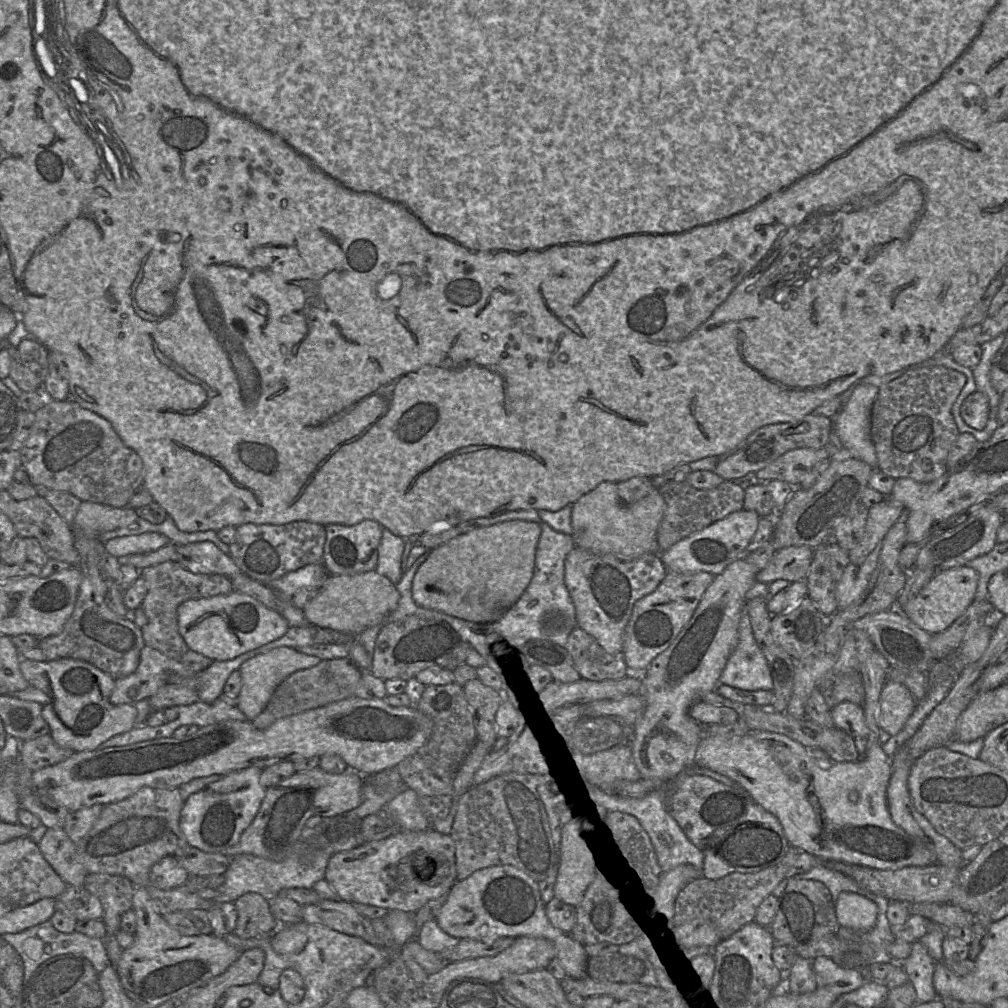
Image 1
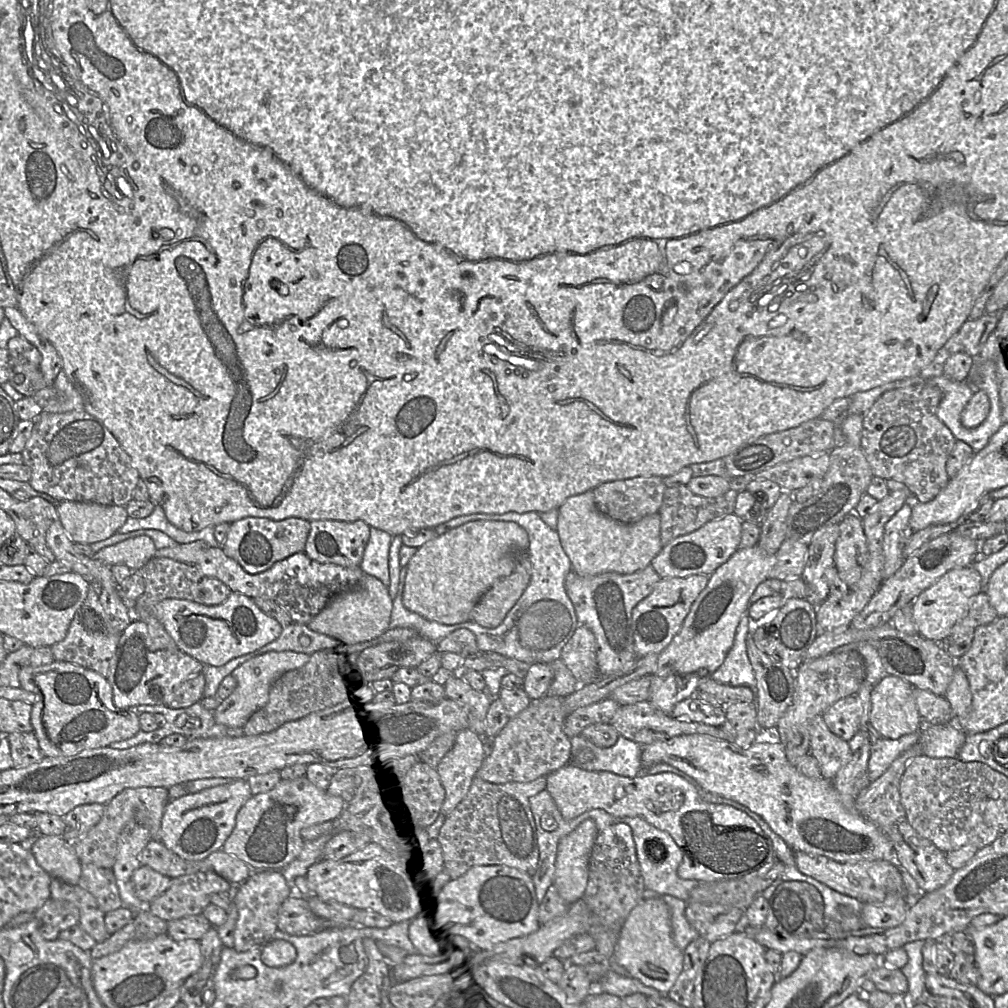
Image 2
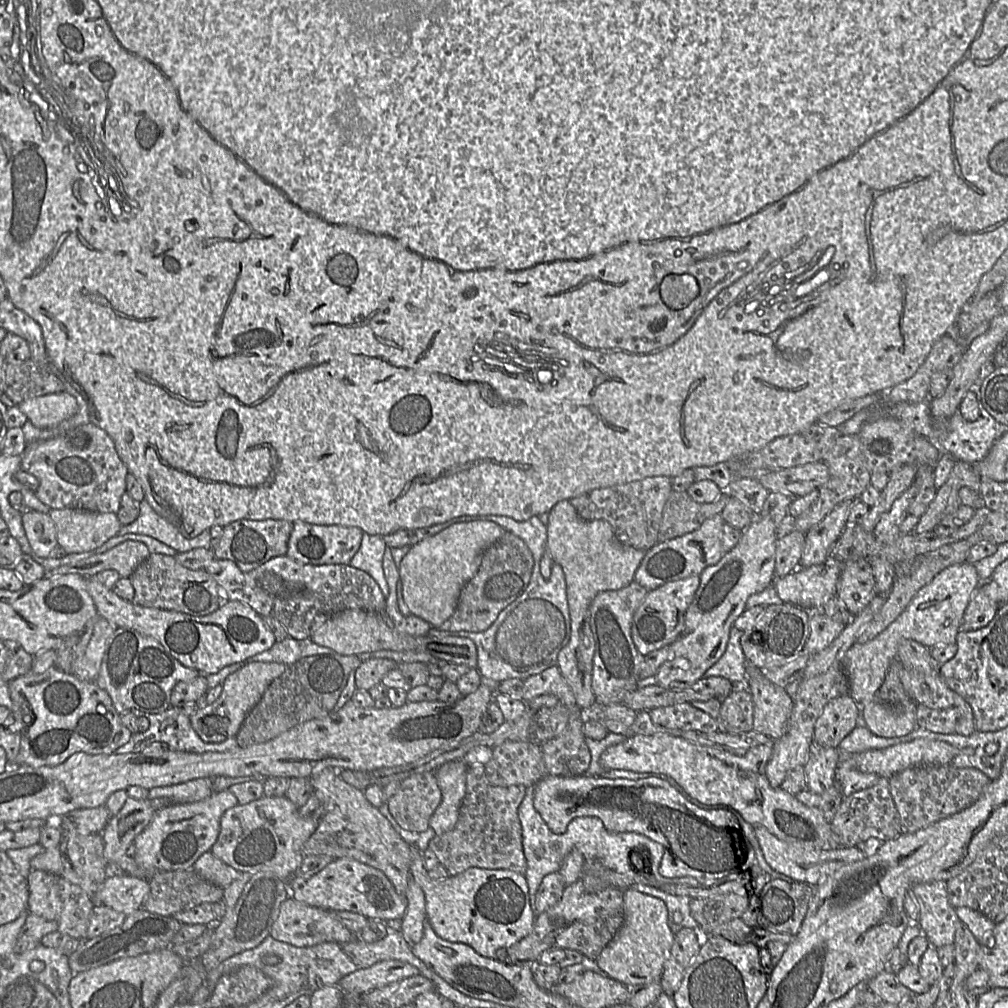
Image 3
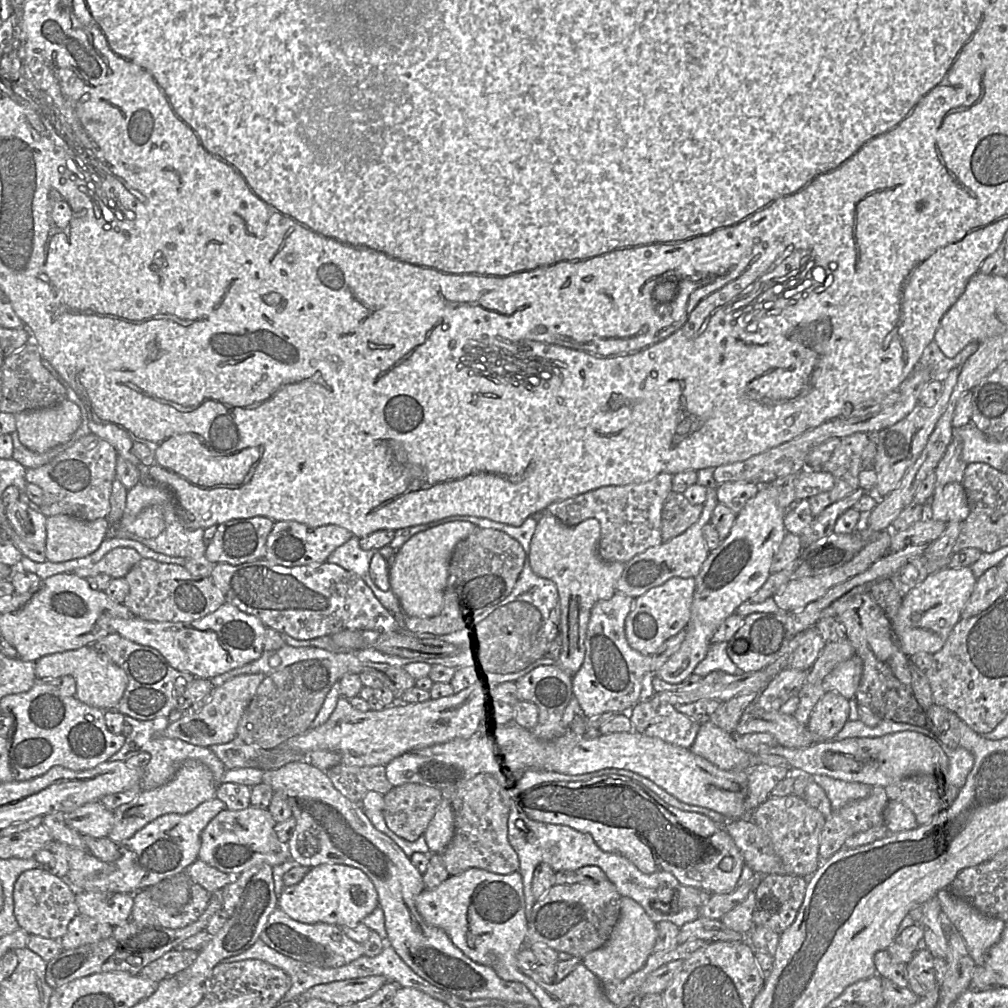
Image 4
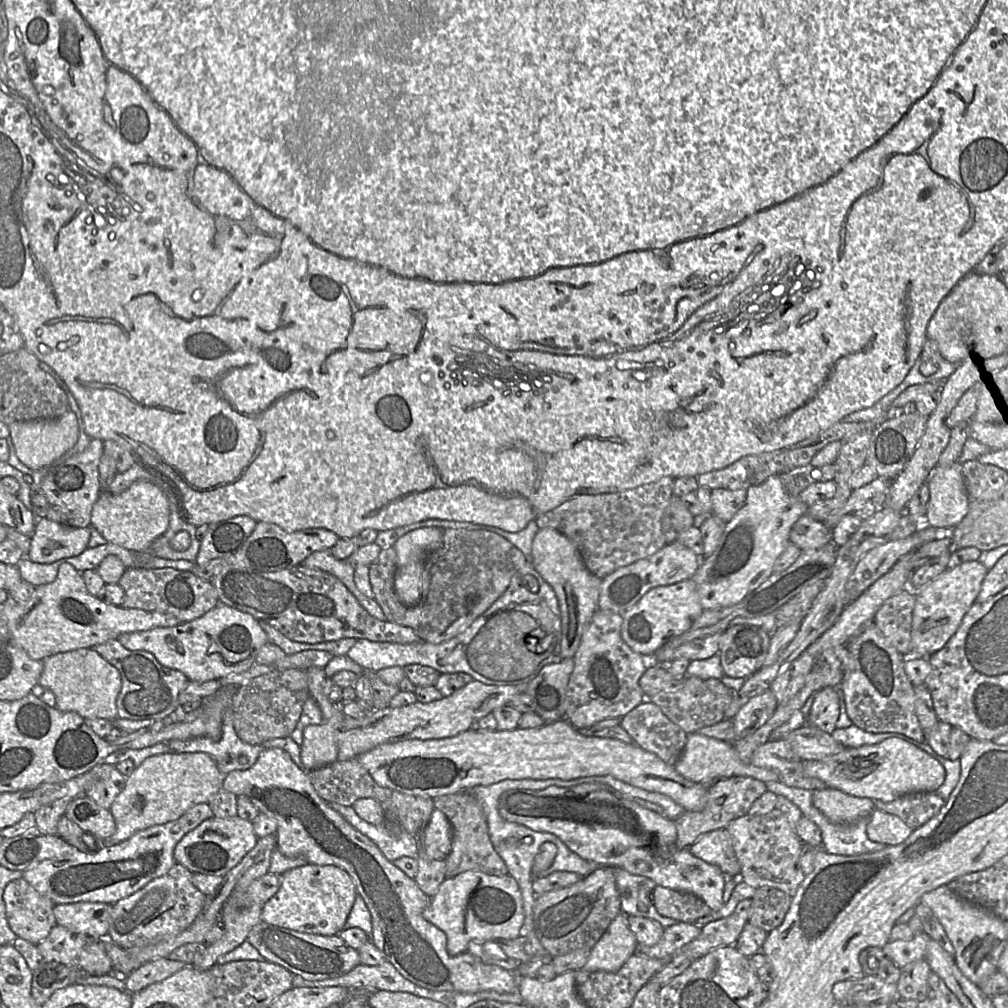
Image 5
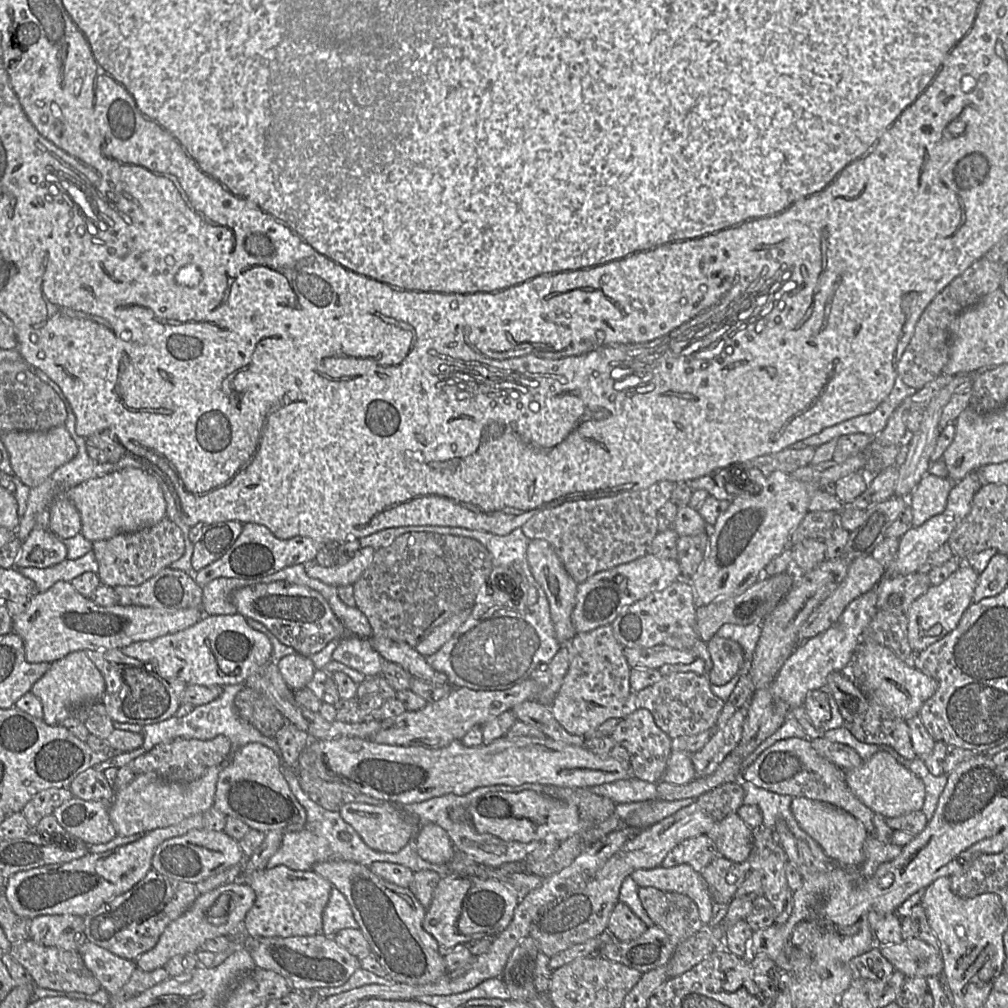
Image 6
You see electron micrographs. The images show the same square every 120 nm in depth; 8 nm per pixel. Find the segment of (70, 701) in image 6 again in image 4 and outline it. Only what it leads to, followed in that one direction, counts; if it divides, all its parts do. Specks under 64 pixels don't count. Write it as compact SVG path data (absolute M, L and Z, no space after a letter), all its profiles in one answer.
M92 645L45 655L35 662L35 673L37 680L53 679L65 675L73 676L76 681L74 696L81 702L102 710L116 710L128 683L125 671Z

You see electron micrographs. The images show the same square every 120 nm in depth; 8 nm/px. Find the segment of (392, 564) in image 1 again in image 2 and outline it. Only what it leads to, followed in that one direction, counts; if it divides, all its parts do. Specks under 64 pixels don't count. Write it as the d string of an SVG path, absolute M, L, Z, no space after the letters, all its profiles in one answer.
M370 526L370 537L365 547L360 568L378 578L386 587L390 585L389 550L392 536L384 530Z

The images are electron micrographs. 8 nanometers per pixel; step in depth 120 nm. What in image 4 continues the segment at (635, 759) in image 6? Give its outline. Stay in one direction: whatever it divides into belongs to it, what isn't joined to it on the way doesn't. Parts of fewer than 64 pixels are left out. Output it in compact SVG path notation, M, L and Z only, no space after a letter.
M651 698L639 701L629 711L629 717L635 731L683 748L691 747L701 726L700 723L678 712L673 705L662 704Z

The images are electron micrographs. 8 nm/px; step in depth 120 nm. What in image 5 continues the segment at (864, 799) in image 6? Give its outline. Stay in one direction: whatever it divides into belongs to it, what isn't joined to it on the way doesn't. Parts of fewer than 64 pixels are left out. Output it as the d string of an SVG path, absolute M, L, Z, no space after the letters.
M890 737L876 744L855 748L844 747L841 752L818 760L802 760L802 769L804 775L821 780L827 787L872 800L888 802L908 793L935 792L945 779L945 768L937 759L920 749L916 744L918 742L908 737L905 737L905 740Z

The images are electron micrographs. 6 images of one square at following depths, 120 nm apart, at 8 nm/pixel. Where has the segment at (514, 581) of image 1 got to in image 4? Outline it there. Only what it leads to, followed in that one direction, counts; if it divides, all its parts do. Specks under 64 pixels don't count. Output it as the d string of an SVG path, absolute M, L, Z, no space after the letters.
M453 521L441 524L439 526L434 526L432 528L429 528L425 531L419 532L415 535L413 535L408 541L406 541L395 553L395 556L393 558L390 558L390 569L389 569L389 580L390 580L390 586L391 590L393 591L394 595L397 597L400 606L407 616L415 616L415 617L421 617L421 618L427 618L438 615L442 608L444 603L444 588L447 582L448 577L448 568L449 568L449 562L453 553L454 548L456 545L472 533L476 531L476 529L480 529L476 525L474 525L471 522L467 521Z

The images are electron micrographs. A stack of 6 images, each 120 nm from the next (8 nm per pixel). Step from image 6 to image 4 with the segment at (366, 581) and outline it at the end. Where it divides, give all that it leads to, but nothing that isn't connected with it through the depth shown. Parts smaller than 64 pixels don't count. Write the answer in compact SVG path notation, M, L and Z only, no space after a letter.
M476 529L453 550L441 612L427 618L406 616L400 631L419 634L421 638L438 638L469 628L511 594L526 560L527 554L516 539L496 529Z

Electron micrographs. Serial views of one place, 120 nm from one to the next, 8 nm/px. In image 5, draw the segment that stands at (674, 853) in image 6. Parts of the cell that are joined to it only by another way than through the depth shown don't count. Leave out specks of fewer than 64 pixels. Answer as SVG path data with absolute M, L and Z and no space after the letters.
M726 827L701 835L688 850L694 856L718 866L727 876L740 877L740 865Z

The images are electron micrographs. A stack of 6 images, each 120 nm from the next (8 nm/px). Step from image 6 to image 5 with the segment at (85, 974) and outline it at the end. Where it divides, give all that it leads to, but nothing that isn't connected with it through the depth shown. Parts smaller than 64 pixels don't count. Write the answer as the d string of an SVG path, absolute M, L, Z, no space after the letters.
M56 925L38 948L45 962L56 961L76 966L90 975L104 975L112 972L112 962L106 952L108 938L94 938L75 933Z

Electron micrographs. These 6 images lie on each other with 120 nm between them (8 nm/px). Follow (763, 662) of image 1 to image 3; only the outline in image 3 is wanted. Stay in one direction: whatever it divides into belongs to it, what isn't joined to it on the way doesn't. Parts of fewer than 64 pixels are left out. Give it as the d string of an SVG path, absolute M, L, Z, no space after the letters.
M732 627L724 654L705 672L704 677L723 677L735 686L745 684L747 660L740 643L742 633L743 631Z

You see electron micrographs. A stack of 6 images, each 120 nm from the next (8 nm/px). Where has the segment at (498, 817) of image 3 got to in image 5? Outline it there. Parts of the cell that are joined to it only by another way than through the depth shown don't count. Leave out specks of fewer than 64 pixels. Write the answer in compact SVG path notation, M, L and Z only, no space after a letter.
M469 790L459 791L453 794L437 796L433 799L434 809L442 811L448 818L452 828L452 847L445 858L445 876L454 877L466 871L479 871L491 876L504 876L508 869L495 851L491 842L487 819L480 802Z

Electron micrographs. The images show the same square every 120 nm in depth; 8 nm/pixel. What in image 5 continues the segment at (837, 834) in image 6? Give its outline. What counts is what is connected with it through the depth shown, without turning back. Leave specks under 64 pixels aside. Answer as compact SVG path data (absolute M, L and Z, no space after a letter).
M831 787L813 791L812 802L833 823L852 823L867 818L875 808L872 799L852 796Z

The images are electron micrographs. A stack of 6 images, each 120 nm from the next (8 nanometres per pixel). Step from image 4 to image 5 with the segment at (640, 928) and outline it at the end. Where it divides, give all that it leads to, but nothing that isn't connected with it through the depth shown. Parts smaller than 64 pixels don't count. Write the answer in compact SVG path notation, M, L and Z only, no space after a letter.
M621 912L591 949L583 966L585 971L617 972L637 952L638 942L629 928L628 917Z

